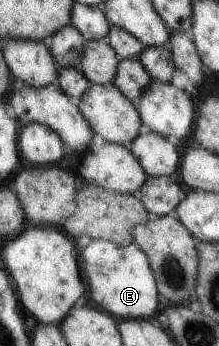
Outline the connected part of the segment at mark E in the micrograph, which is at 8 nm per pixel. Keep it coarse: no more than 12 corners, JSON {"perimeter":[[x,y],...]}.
{"perimeter":[[91,239],[80,252],[86,300],[121,319],[164,301],[145,252]]}

